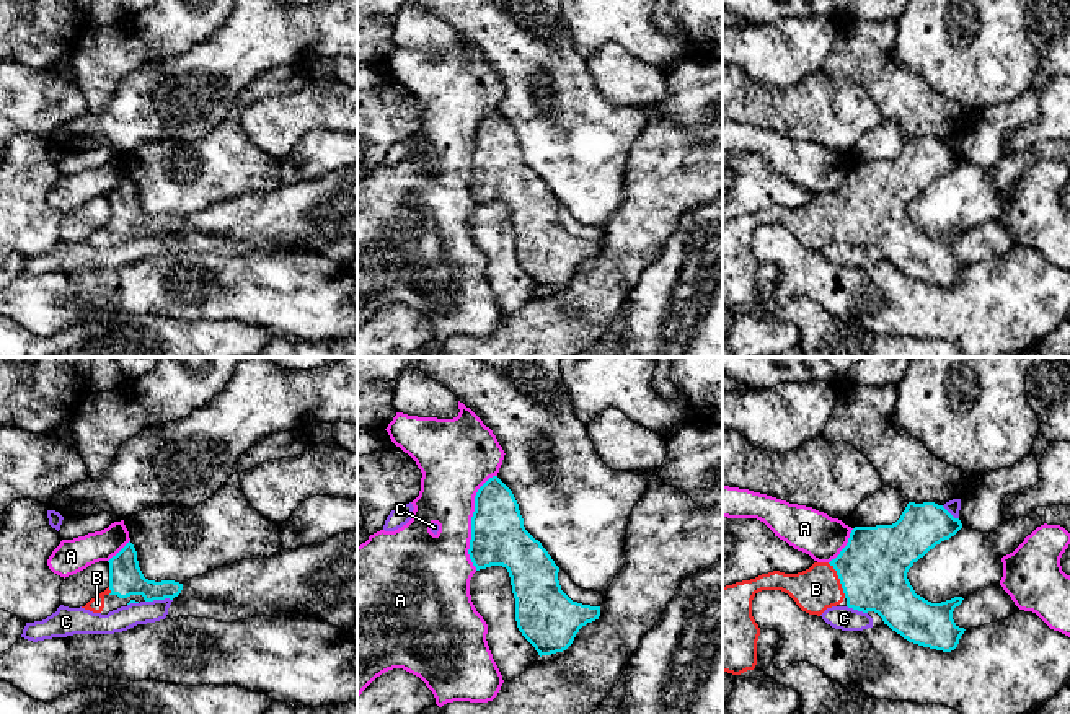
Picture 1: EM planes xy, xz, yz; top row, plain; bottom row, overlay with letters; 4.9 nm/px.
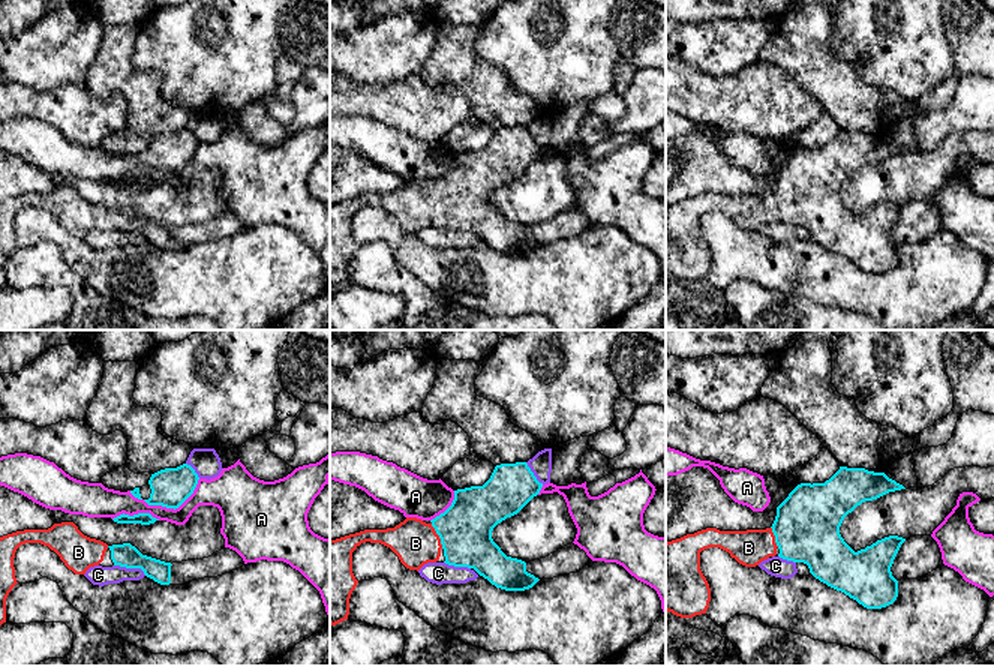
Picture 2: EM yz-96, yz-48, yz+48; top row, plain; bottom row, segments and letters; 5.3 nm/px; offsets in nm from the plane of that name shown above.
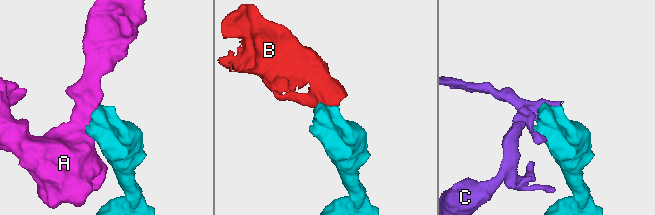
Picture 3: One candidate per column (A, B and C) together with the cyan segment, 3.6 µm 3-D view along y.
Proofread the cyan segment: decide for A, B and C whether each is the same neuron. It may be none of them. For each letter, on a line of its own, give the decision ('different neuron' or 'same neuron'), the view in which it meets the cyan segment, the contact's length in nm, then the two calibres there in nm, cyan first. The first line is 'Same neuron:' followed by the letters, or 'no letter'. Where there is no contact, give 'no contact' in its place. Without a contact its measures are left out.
Same neuron: B
A: different neuron; contact in xz; length 480 nm; calibres 280 and 300 nm
B: same neuron; contact in yz; length 200 nm; calibres 340 and 220 nm
C: different neuron; contact in xy; length 140 nm; calibres 170 and 120 nm

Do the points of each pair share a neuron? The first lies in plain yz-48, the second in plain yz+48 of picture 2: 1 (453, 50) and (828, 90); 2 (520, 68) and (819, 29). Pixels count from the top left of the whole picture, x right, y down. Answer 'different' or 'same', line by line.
1: same
2: different

